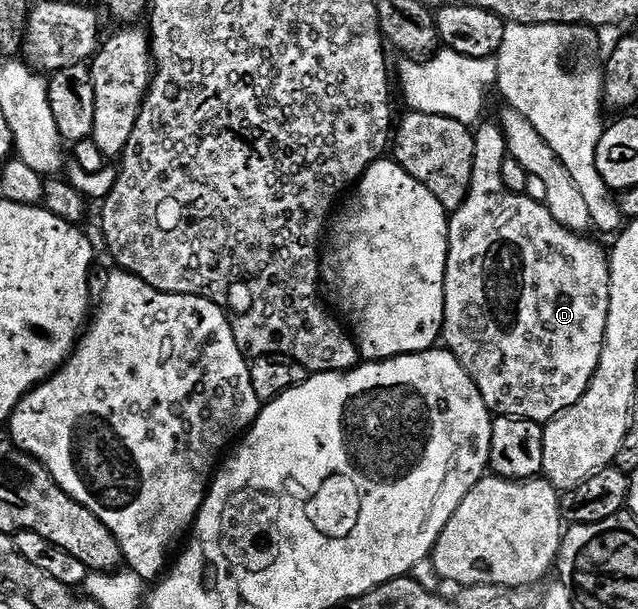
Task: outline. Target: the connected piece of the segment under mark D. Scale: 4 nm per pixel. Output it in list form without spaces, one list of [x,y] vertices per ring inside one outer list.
[[[483,121],[474,128],[475,148],[473,149],[473,181],[467,194],[467,200],[450,216],[447,224],[447,276],[445,285],[448,296],[458,293],[463,299],[475,299],[475,303],[455,303],[448,301],[443,314],[442,342],[446,350],[455,356],[455,360],[463,366],[465,373],[477,385],[485,405],[492,416],[508,415],[514,419],[528,419],[544,425],[556,419],[562,411],[567,411],[589,389],[593,381],[593,373],[597,373],[597,365],[601,361],[601,349],[605,345],[605,329],[609,321],[609,289],[611,288],[611,261],[606,250],[602,251],[593,240],[582,234],[565,229],[557,221],[553,221],[553,213],[549,213],[546,203],[538,203],[528,199],[526,194],[515,195],[505,189],[501,177],[501,165],[509,158],[507,142],[503,136],[502,126],[498,122]]]

